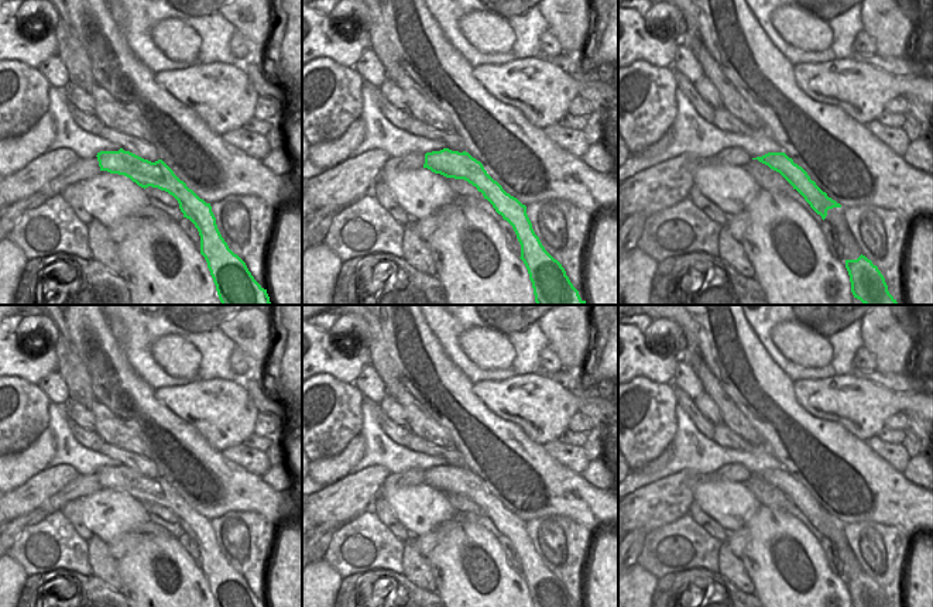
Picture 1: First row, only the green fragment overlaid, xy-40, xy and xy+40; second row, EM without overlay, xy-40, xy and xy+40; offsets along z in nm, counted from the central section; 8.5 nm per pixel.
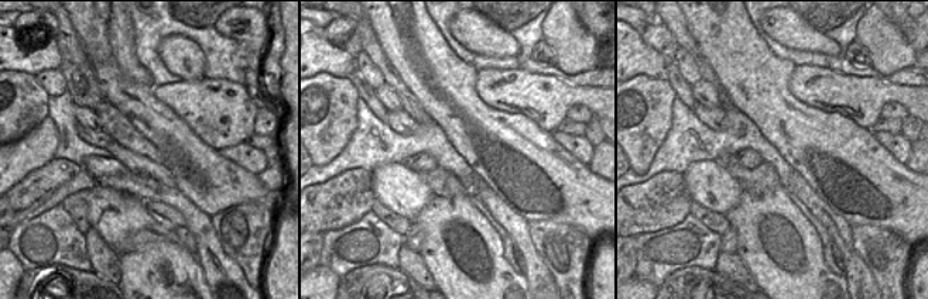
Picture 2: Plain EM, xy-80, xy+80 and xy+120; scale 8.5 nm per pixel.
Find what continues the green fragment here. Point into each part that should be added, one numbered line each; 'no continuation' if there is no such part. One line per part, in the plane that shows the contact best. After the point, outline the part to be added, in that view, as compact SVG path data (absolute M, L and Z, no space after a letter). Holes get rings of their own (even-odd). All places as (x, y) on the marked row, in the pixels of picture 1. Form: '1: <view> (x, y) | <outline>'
no continuation

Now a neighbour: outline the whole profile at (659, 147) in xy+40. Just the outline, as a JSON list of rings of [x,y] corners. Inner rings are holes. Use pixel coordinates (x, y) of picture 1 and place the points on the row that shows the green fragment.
[[[669,128],[658,143],[646,147],[642,152],[639,152],[639,155],[642,158],[654,158],[665,152],[668,147],[672,144],[672,141],[673,141],[673,131],[672,128]]]

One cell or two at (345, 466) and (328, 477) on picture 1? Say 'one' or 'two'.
one

